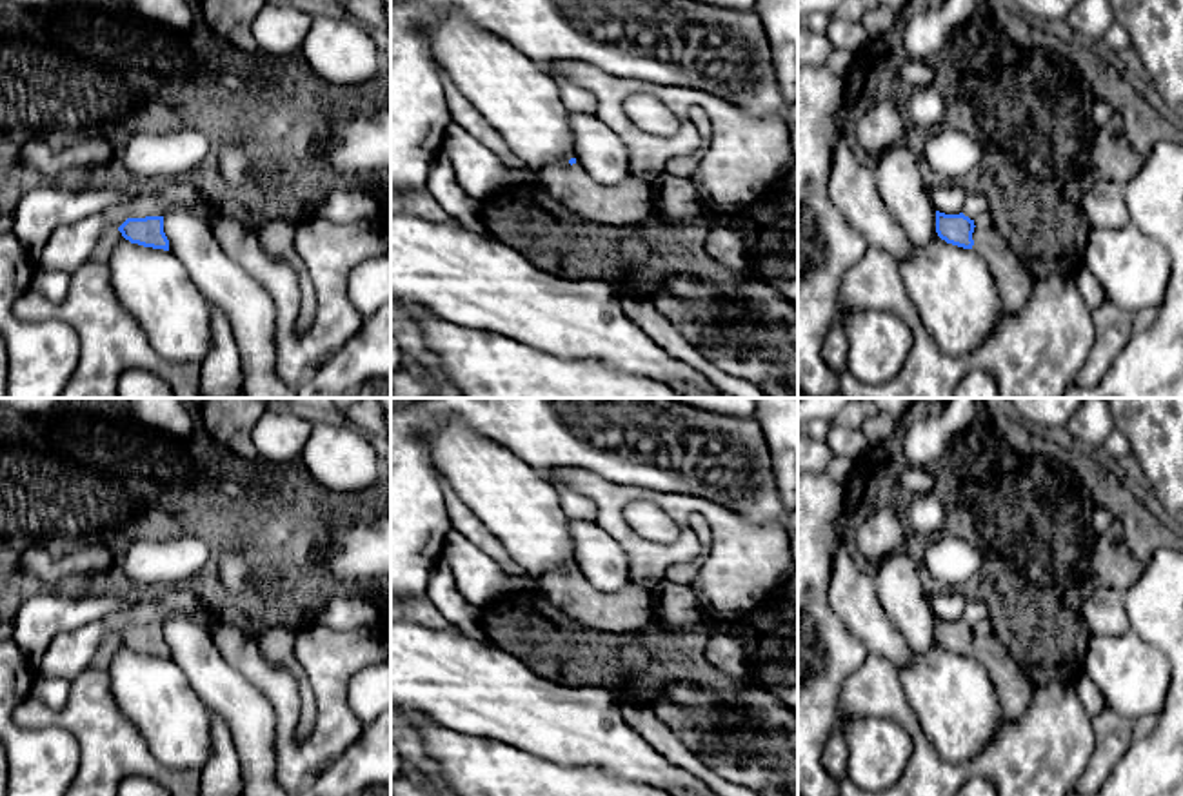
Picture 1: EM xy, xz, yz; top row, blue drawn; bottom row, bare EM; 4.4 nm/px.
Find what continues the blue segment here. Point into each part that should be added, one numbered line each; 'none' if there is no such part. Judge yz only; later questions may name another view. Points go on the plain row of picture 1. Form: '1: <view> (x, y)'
1: yz (1014, 689)

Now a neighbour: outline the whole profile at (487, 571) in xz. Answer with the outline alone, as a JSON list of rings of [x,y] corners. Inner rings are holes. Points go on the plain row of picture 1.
[[[456,529],[445,536],[442,560],[451,567],[454,582],[474,605],[485,607],[502,596],[500,583],[507,578],[503,569]]]

